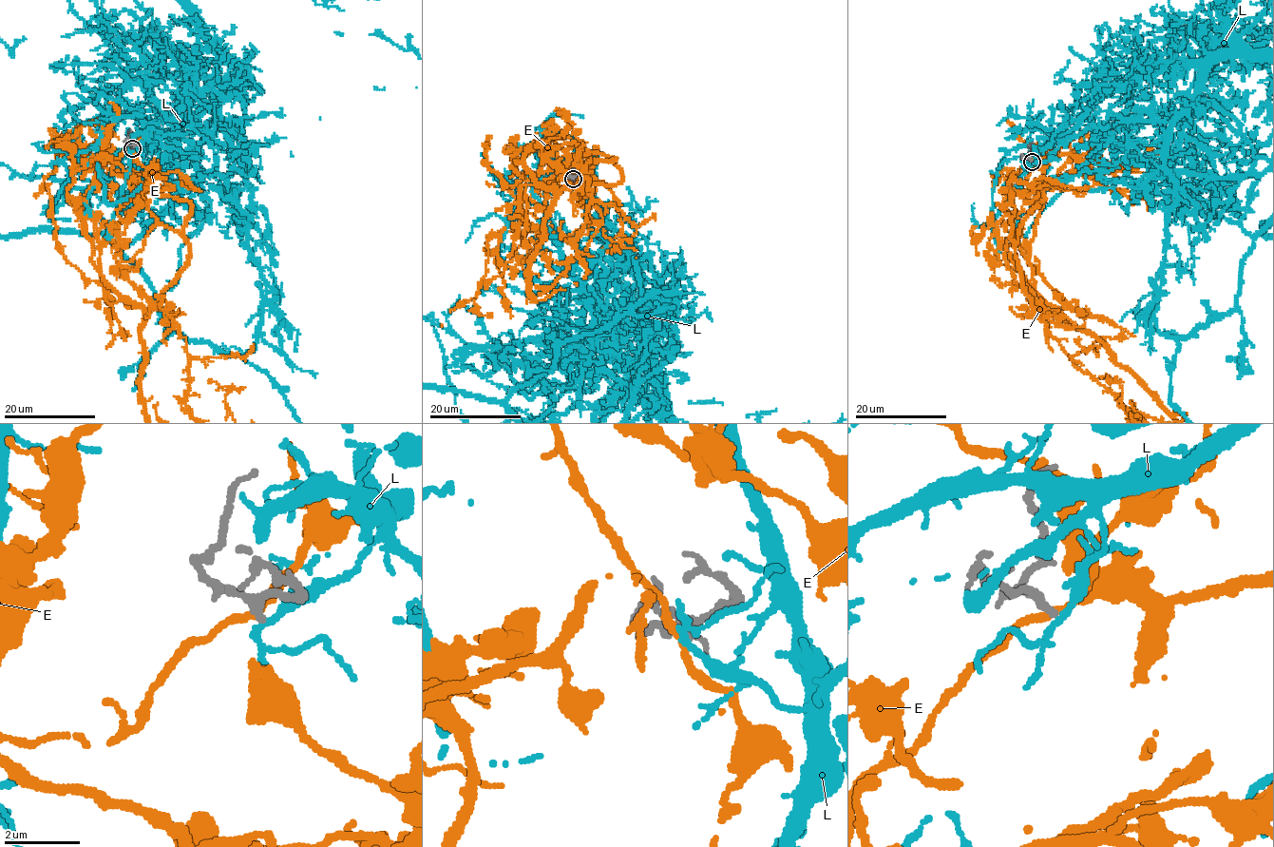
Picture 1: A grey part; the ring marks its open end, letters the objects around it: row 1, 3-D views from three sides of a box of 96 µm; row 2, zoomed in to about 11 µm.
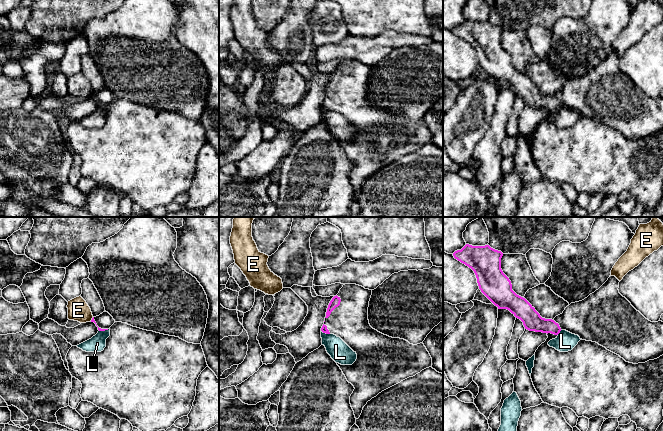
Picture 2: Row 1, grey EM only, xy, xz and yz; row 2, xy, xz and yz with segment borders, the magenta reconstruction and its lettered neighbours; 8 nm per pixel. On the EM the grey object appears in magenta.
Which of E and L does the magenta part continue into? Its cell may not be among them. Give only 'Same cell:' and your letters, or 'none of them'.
Same cell: none of them

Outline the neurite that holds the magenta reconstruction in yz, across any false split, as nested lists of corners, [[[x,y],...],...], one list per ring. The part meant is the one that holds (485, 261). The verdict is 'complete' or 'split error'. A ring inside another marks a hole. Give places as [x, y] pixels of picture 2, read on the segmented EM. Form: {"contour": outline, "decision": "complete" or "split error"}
{"contour": [[[466,244],[461,250],[455,251],[453,256],[474,271],[479,289],[498,309],[509,310],[523,322],[525,329],[547,334],[548,338],[534,354],[534,367],[530,375],[544,403],[559,408],[568,407],[578,417],[588,419],[595,416],[608,419],[628,415],[637,428],[644,431],[657,430],[663,422],[663,355],[645,363],[633,364],[596,342],[582,339],[571,351],[560,352],[548,345],[560,333],[559,324],[552,319],[542,318],[525,298],[512,290],[511,281],[501,269],[501,251],[489,245]]], "decision": "split error"}

